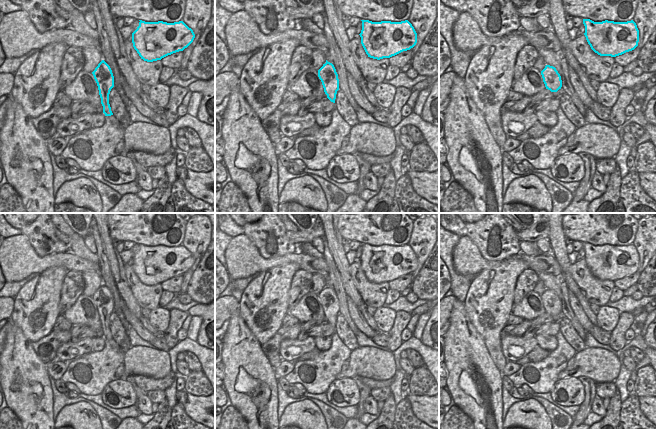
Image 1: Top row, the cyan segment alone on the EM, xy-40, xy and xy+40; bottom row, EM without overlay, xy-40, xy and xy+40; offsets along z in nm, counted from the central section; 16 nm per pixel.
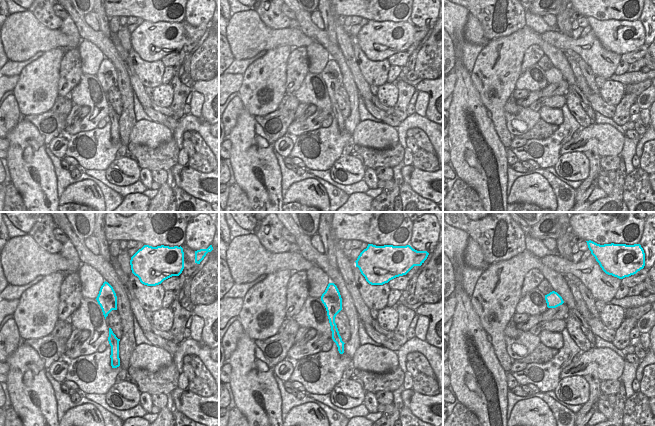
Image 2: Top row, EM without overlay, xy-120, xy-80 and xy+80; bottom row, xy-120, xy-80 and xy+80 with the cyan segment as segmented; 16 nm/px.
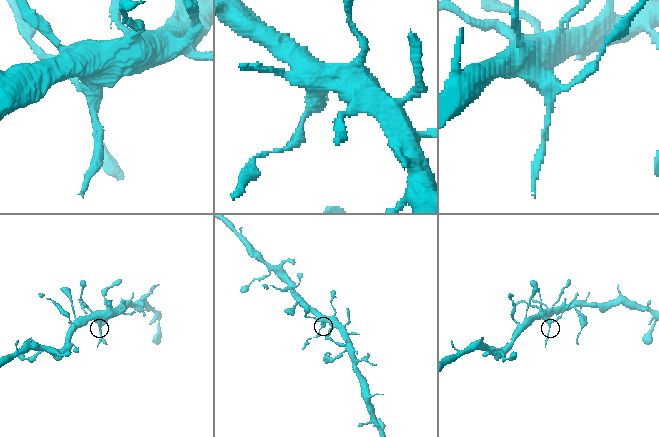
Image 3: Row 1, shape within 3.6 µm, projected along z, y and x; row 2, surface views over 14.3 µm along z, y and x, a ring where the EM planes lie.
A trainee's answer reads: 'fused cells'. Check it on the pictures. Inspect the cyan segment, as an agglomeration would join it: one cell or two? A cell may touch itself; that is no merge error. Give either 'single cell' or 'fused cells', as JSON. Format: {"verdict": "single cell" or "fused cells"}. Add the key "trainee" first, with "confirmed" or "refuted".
{"trainee": "confirmed", "verdict": "fused cells"}

